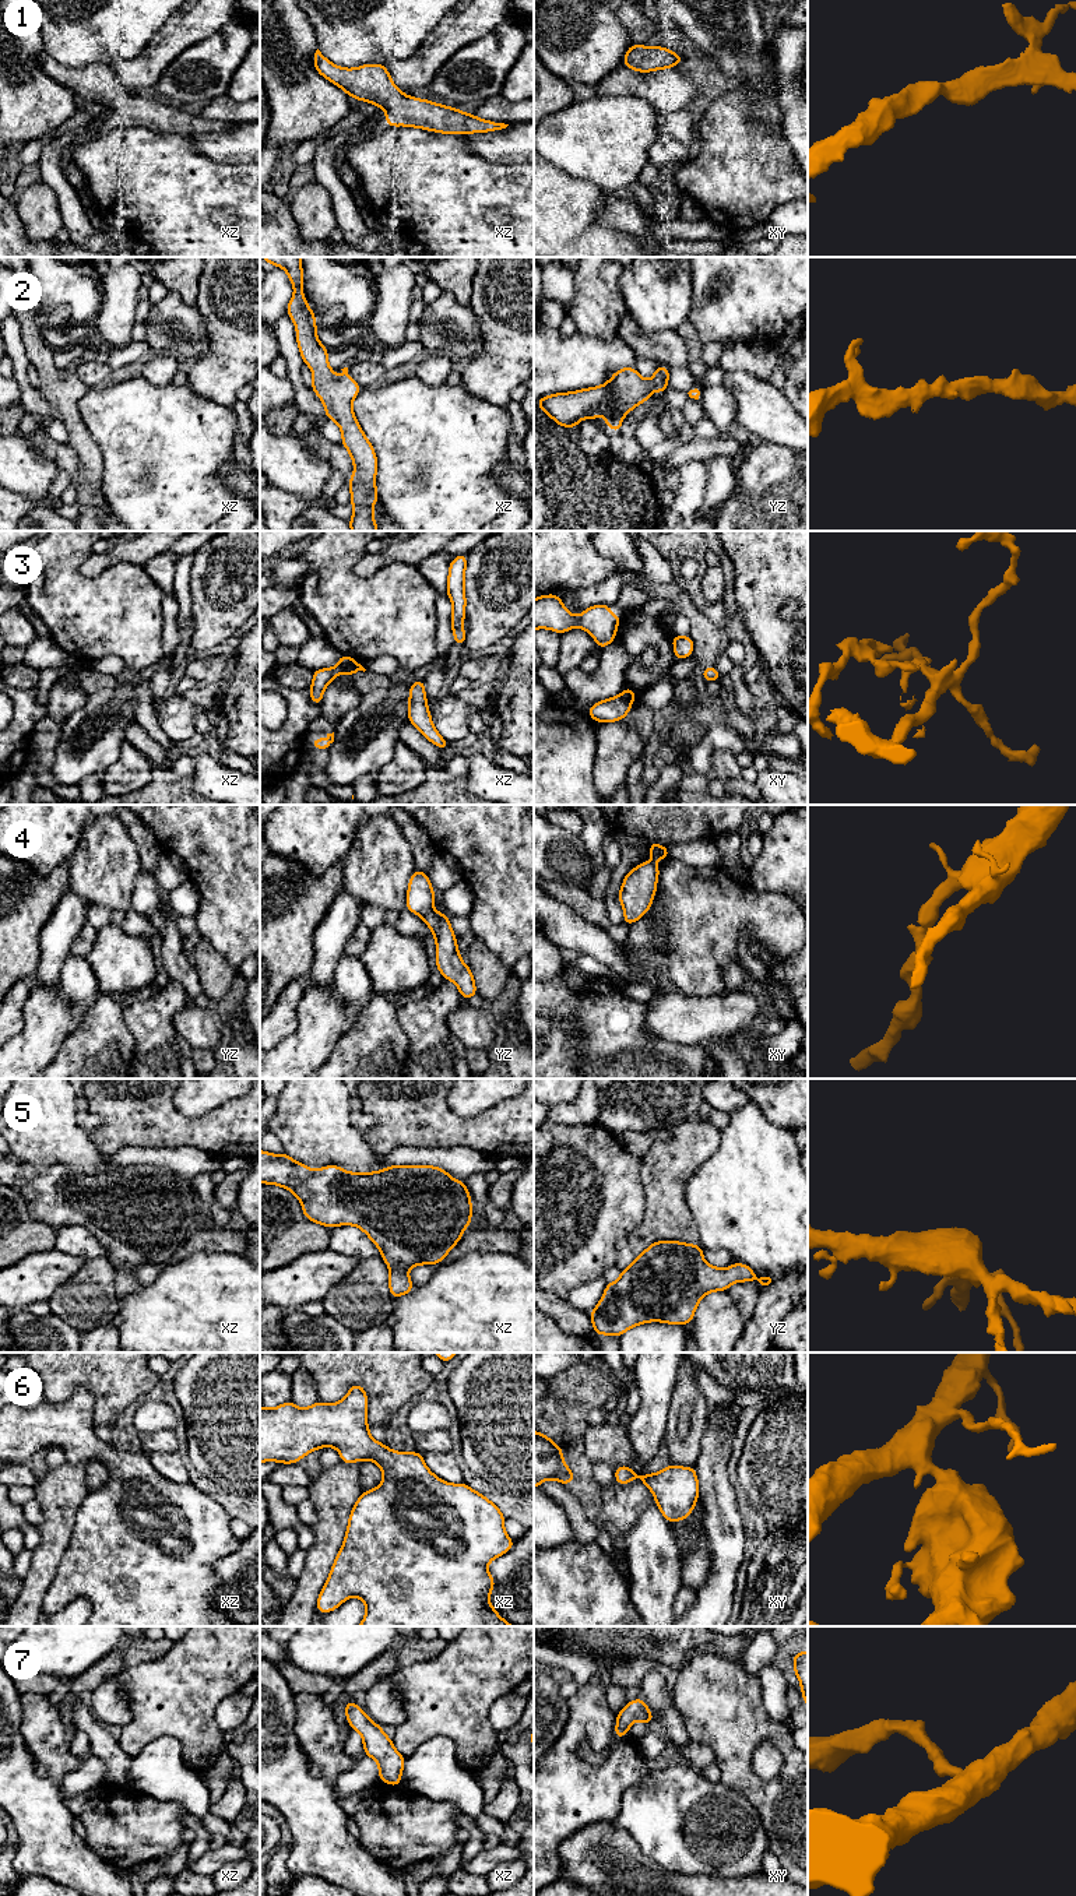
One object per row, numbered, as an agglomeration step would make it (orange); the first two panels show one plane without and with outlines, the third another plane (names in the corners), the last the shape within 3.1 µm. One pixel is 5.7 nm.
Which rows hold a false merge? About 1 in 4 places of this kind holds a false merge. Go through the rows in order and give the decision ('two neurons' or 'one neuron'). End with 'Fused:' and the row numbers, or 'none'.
1: one neuron
2: one neuron
3: two neurons
4: one neuron
5: one neuron
6: one neuron
7: one neuron
Fused: 3

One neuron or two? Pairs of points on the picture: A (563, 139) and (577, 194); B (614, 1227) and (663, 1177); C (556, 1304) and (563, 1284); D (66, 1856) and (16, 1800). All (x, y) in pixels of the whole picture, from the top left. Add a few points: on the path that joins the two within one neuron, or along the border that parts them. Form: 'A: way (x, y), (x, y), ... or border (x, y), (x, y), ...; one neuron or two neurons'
A: border (548, 162), (570, 176), (594, 183), (602, 192); two neurons
B: border (640, 1163), (644, 1212), (636, 1227); two neurons
C: border (548, 1290), (565, 1300); two neurons
D: way (52, 1842), (45, 1835), (45, 1829), (30, 1814); one neuron

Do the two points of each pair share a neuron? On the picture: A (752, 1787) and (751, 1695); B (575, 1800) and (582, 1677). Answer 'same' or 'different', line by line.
A: same
B: different

